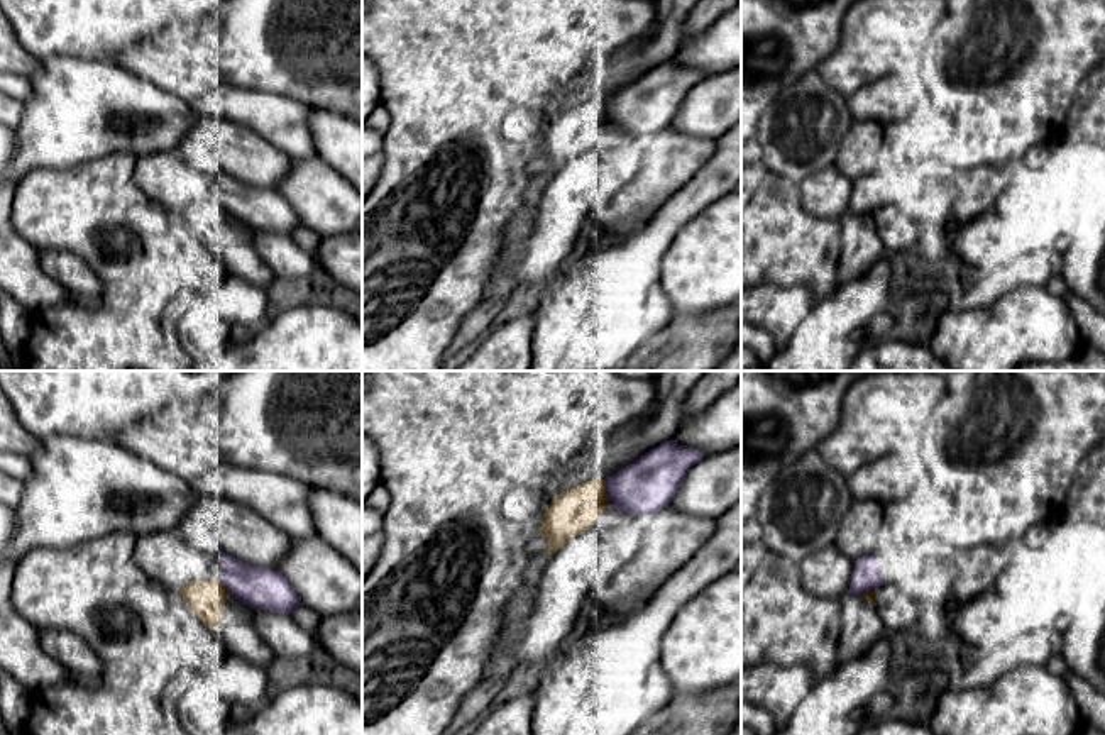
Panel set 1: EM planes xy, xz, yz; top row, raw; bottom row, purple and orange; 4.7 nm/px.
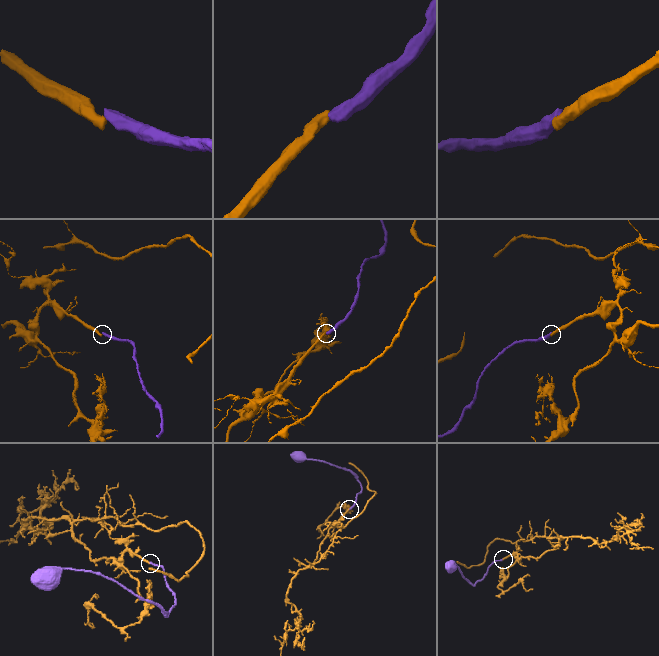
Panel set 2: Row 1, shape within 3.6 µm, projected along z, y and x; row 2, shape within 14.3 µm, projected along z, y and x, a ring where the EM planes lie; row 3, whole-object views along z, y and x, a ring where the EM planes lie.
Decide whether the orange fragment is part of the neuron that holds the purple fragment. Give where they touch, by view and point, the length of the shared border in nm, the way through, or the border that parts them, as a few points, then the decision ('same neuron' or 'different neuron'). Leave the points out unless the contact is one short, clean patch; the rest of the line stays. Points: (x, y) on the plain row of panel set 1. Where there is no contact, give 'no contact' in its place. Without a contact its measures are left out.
contact xz (608, 116); length 130 nm; different neuron

